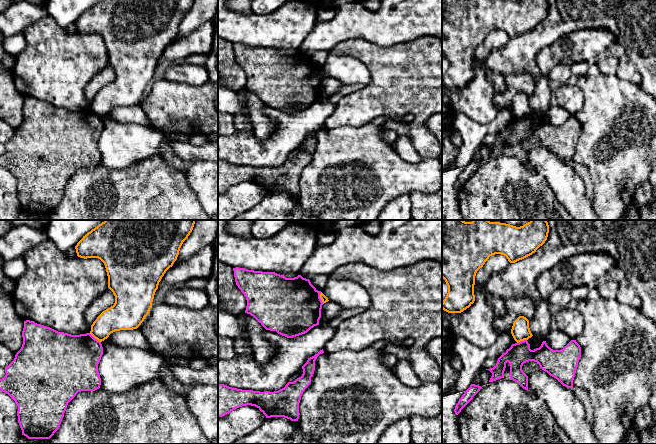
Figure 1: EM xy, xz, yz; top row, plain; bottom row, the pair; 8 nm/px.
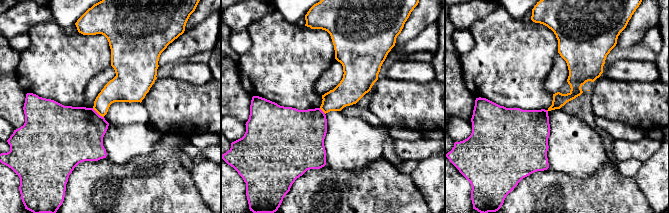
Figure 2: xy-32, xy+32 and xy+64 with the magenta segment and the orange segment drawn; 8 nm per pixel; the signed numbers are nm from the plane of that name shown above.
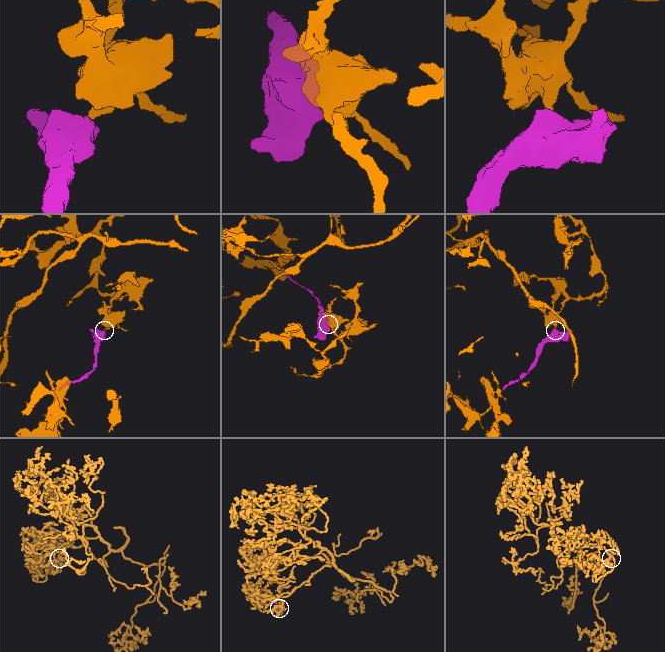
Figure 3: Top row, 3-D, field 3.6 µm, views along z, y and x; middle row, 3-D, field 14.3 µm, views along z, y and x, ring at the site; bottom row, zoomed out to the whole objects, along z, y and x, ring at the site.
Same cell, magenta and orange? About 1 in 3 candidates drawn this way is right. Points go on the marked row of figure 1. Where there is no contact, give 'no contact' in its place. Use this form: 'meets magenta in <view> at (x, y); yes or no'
meets magenta in xy at (94, 338); no

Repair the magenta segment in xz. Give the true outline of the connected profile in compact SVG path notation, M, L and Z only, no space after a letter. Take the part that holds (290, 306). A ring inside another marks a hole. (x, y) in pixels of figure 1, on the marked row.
M233 268L235 282L247 300L245 313L253 316L266 330L276 331L287 338L307 333L319 325L323 302L309 279L298 275L286 278L275 272Z

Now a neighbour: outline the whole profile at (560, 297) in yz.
M561 286L555 289L548 298L549 303L555 305L559 309L566 308L572 300L571 290Z

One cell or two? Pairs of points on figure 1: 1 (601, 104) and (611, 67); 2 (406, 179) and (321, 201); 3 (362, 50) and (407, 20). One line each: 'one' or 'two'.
1: two
2: one
3: two

